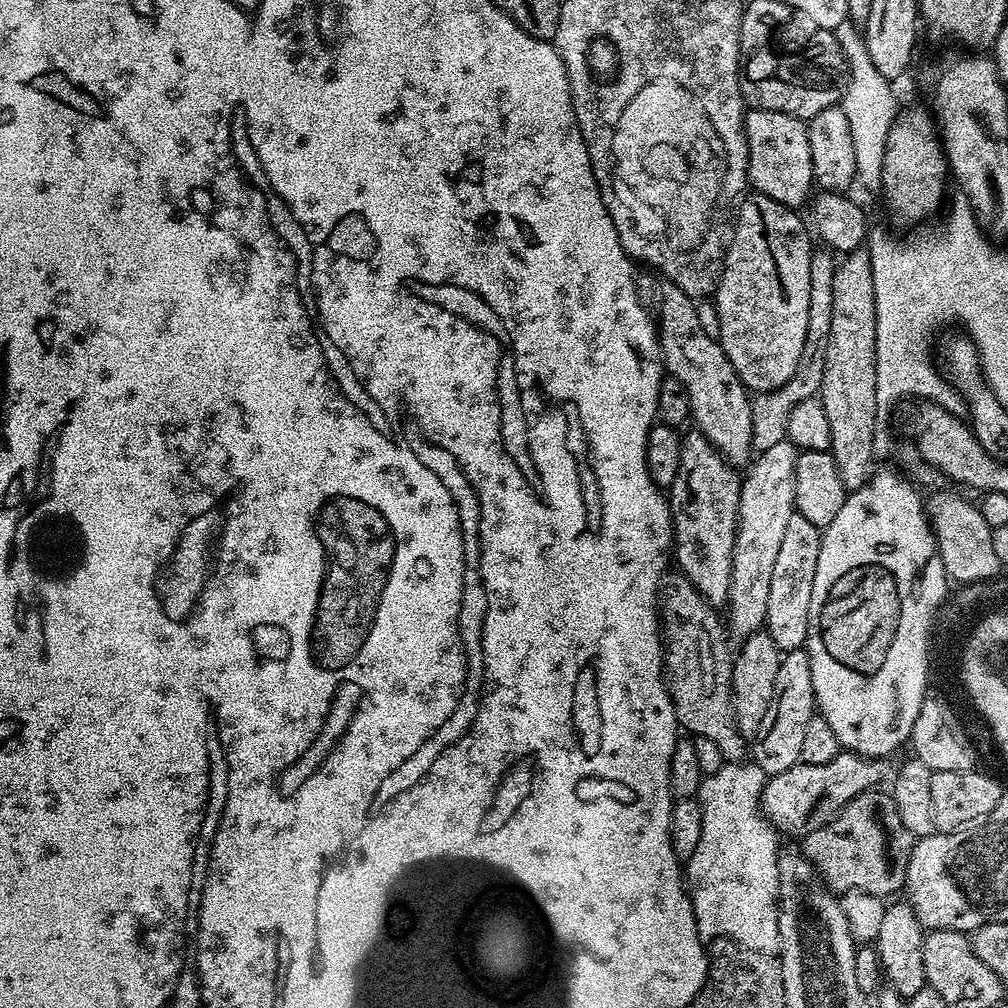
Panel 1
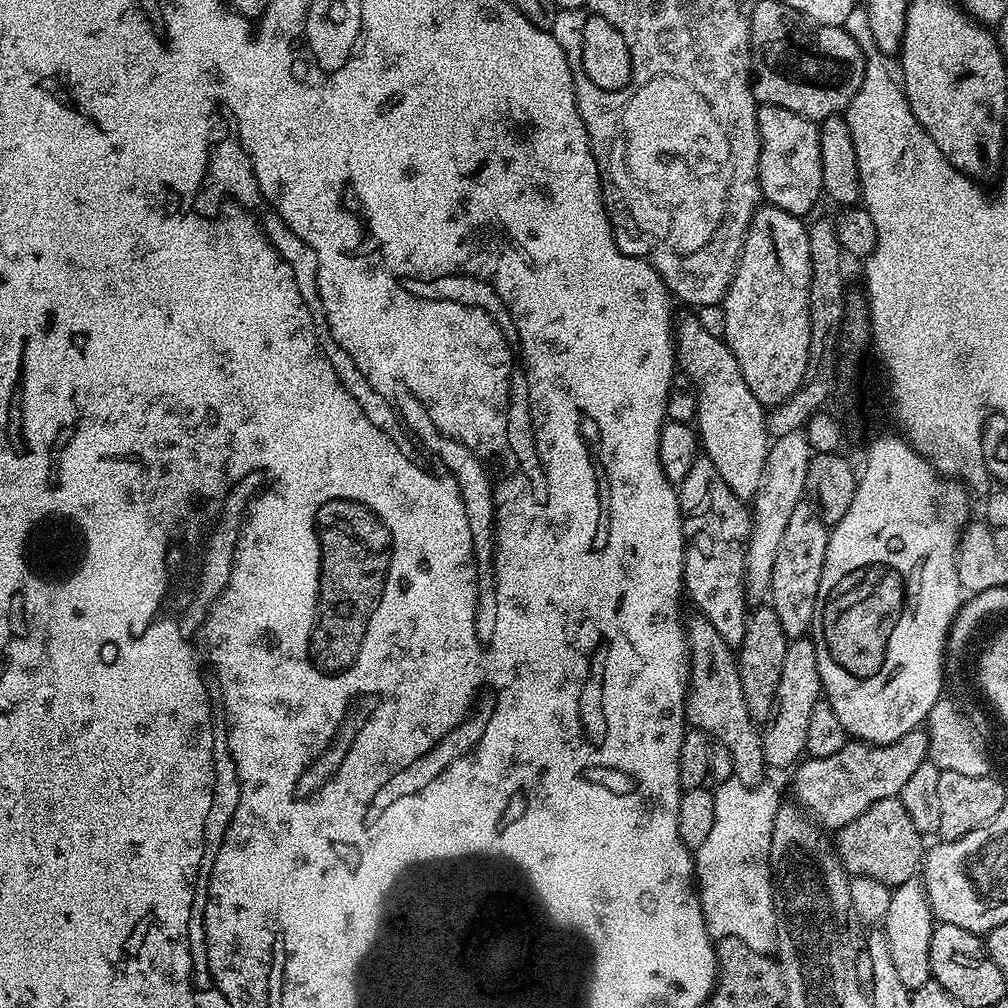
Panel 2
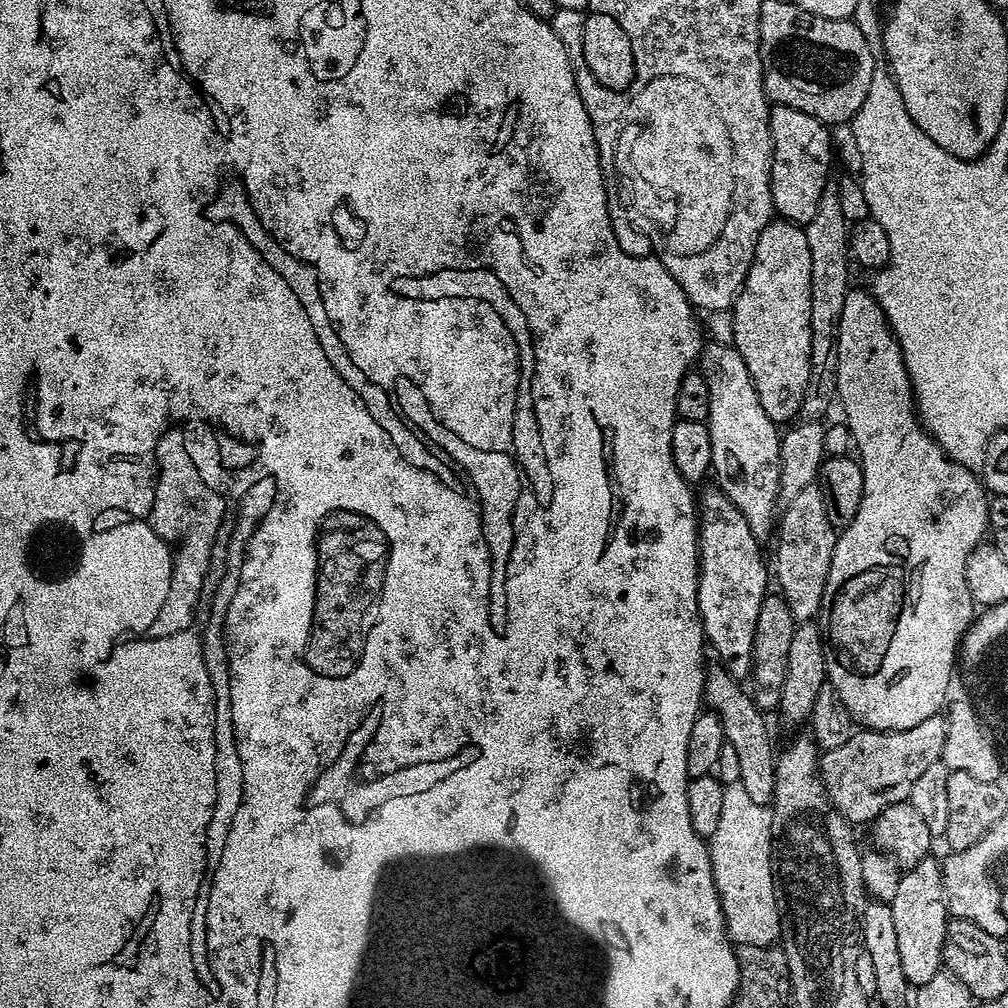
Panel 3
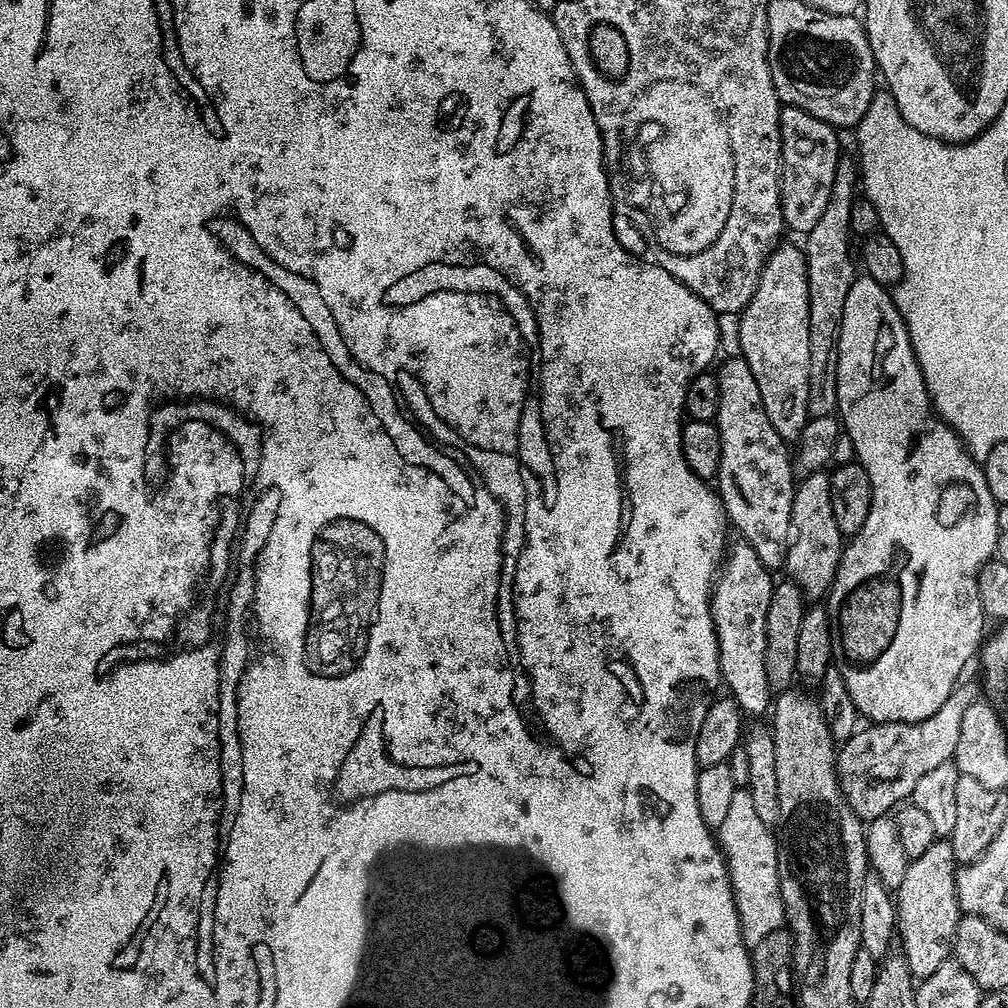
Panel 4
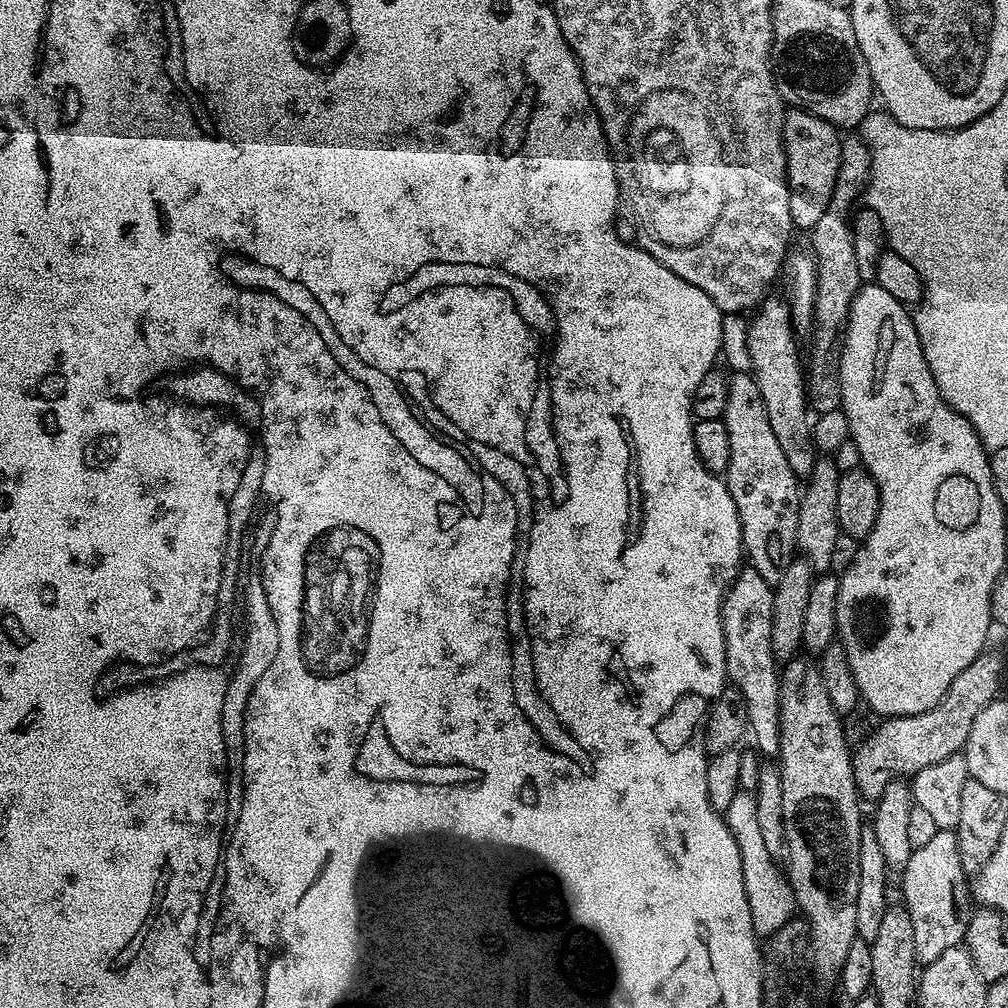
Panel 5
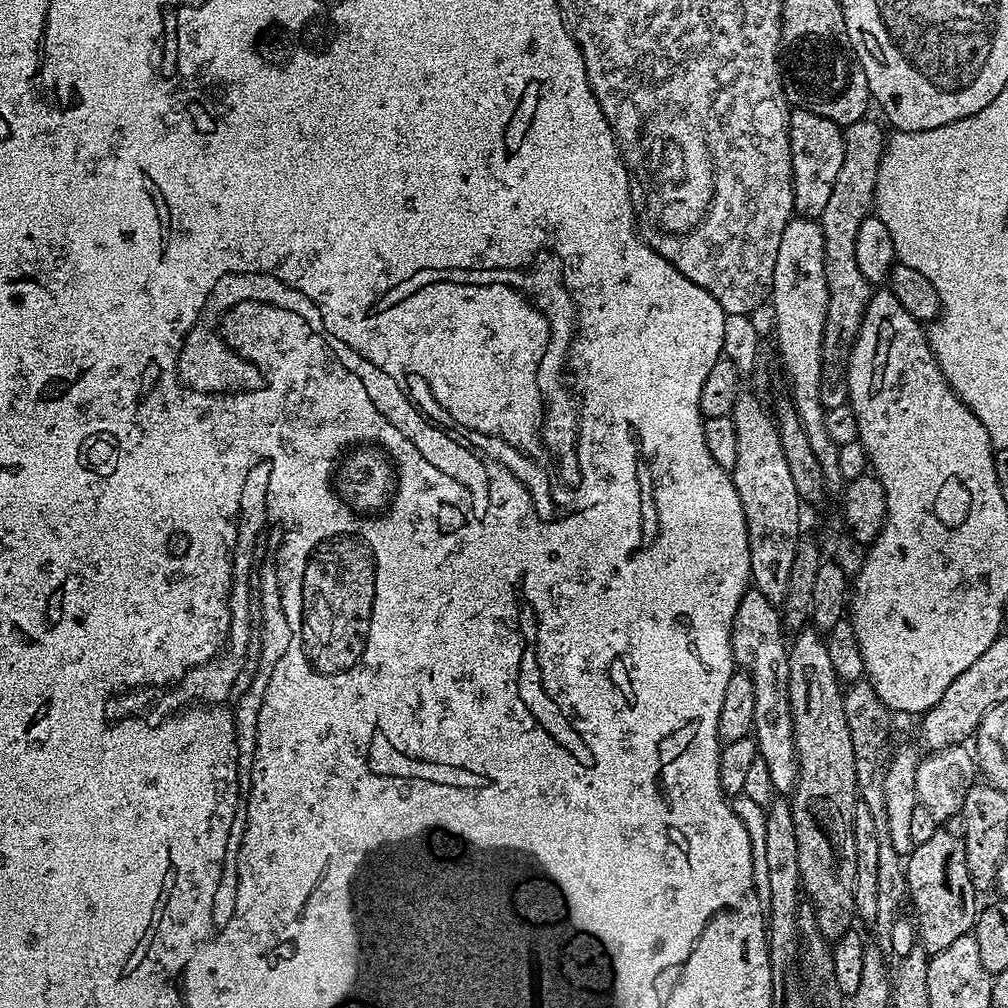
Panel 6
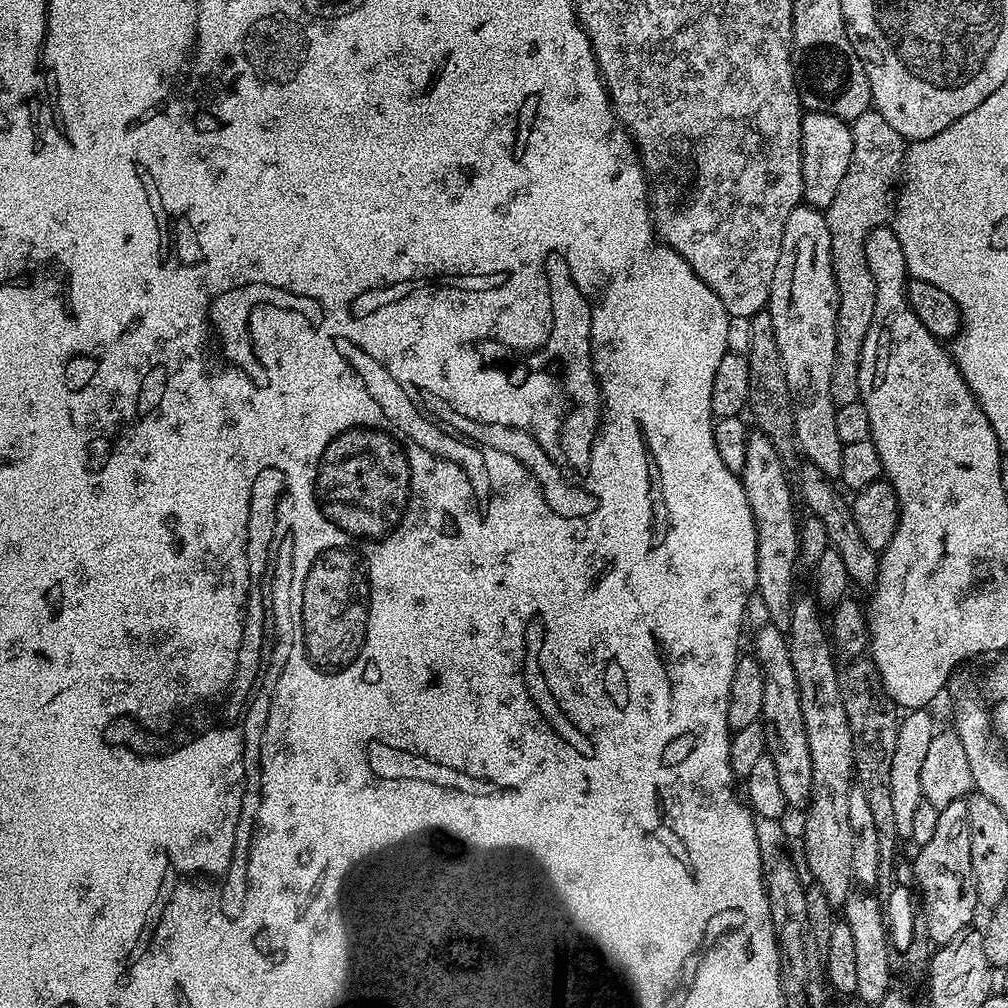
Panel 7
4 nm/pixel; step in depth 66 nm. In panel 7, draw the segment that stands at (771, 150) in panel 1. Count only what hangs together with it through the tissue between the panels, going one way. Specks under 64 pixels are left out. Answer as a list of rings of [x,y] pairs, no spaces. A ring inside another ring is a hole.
[[[805,111],[800,118],[800,157],[802,158],[802,186],[804,187],[803,203],[810,208],[827,210],[830,202],[834,202],[834,194],[838,194],[838,186],[842,186],[842,178],[846,178],[846,169],[850,167],[850,154],[854,150],[852,125],[849,121],[825,112]]]

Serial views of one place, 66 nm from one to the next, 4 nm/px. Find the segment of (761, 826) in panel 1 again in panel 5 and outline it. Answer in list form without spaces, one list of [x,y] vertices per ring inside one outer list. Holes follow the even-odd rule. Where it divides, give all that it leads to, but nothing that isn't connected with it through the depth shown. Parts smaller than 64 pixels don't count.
[[[736,792],[726,813],[728,829],[734,834],[738,842],[738,850],[742,854],[742,878],[746,886],[746,898],[750,902],[750,918],[754,922],[757,937],[772,936],[786,922],[793,919],[797,911],[796,899],[792,896],[792,888],[785,877],[776,869],[777,857],[766,850],[764,839],[758,827],[758,806],[756,797],[751,792]]]

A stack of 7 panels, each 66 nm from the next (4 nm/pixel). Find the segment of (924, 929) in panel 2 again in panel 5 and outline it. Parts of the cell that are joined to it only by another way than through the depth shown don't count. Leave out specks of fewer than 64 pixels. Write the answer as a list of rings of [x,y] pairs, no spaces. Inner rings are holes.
[[[937,830],[926,846],[912,849],[910,862],[902,870],[904,893],[902,899],[910,914],[910,926],[914,930],[912,945],[917,961],[927,966],[946,950],[957,947],[964,939],[965,921],[960,920],[956,900],[962,907],[971,909],[974,904],[970,895],[970,880],[962,870],[962,854],[958,850],[955,831]]]

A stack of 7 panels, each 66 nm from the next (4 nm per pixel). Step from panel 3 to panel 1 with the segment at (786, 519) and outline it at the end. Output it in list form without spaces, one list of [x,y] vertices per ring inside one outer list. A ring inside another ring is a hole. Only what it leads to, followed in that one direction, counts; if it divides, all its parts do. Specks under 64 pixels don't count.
[[[793,512],[774,561],[774,571],[770,577],[770,599],[766,602],[766,618],[764,619],[764,628],[774,638],[774,646],[778,646],[781,653],[804,648],[808,643],[810,594],[814,591],[814,570],[818,566],[820,550],[822,550],[822,529],[814,526],[814,522],[810,522],[810,518],[806,518],[800,512]]]

